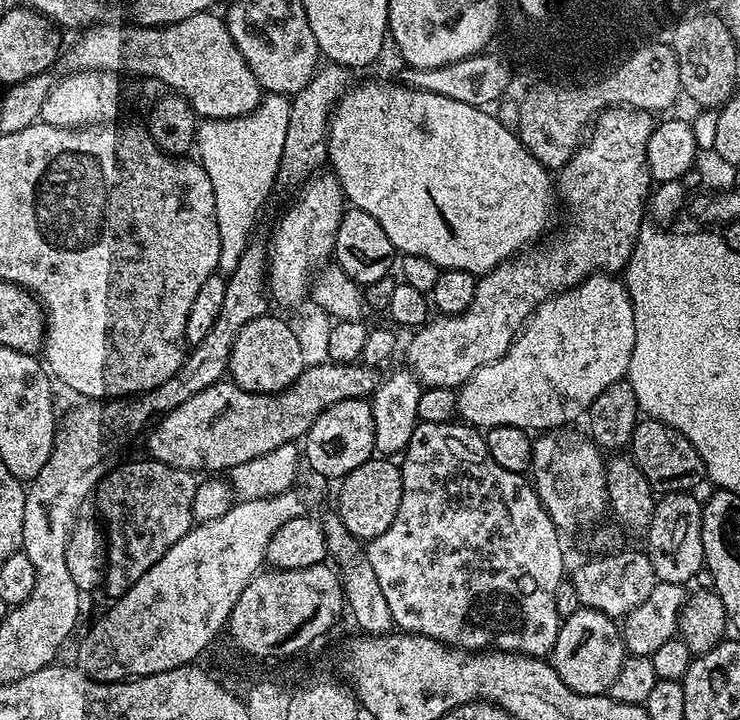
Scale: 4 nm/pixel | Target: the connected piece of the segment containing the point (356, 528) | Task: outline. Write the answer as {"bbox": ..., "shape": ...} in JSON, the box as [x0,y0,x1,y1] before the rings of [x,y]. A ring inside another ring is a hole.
{"bbox":[335,458,404,542],"shape":[[[373,458],[362,462],[362,466],[343,476],[339,484],[340,493],[336,496],[335,511],[345,524],[346,530],[356,540],[367,542],[390,530],[390,522],[394,522],[394,514],[398,514],[398,506],[402,506],[404,493],[400,465],[395,459]]]}

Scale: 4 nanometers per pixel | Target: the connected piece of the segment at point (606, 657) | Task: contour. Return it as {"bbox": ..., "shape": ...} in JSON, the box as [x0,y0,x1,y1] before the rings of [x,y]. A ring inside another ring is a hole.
{"bbox":[550,606,625,696],"shape":[[[581,606],[576,613],[562,620],[550,653],[550,663],[570,690],[583,696],[598,696],[607,693],[614,678],[618,678],[625,655],[621,625],[611,616]]]}

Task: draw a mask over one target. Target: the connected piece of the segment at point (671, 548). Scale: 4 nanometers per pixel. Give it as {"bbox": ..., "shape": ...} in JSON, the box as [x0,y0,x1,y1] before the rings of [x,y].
{"bbox":[646,492,705,584],"shape":[[[666,492],[655,501],[652,521],[648,526],[646,551],[654,566],[657,581],[665,584],[683,584],[692,582],[700,568],[705,567],[704,547],[702,546],[702,504],[695,500],[692,492]]]}

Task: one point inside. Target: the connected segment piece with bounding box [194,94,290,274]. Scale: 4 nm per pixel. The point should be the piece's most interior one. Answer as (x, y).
(242, 155)

